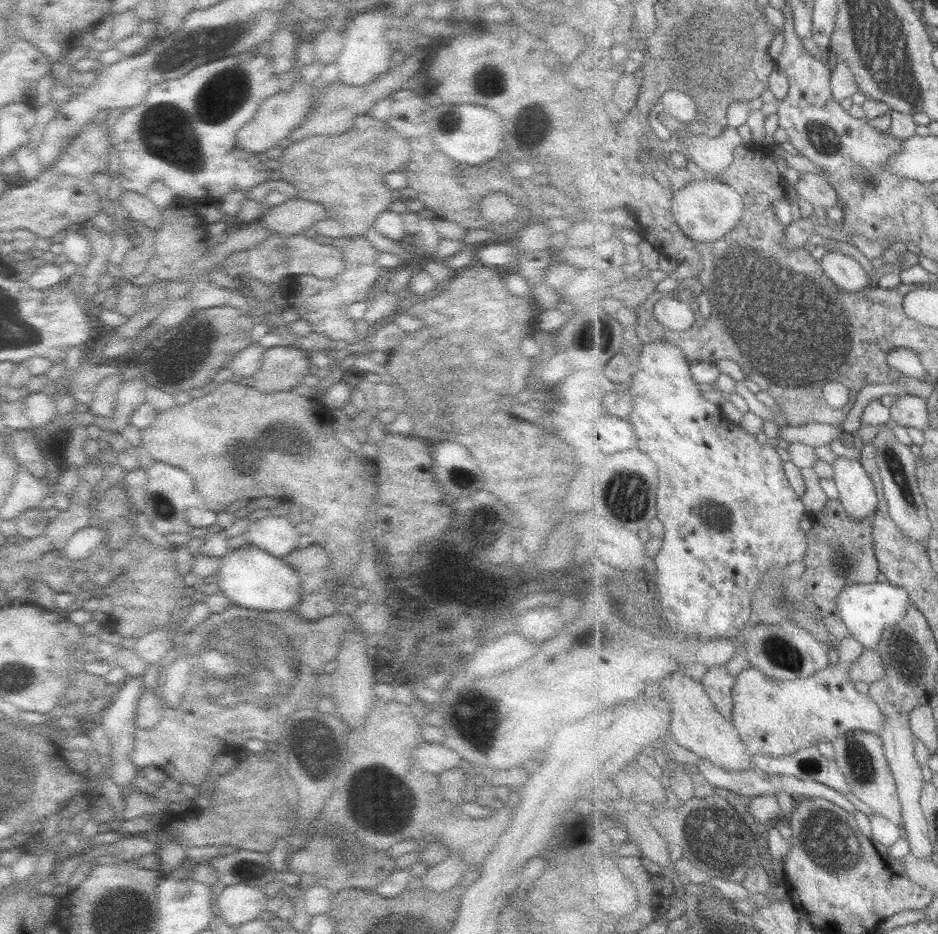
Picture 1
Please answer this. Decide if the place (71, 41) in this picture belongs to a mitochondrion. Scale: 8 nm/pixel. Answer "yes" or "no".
no

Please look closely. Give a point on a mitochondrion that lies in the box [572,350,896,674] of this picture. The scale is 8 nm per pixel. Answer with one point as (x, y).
(712, 513)

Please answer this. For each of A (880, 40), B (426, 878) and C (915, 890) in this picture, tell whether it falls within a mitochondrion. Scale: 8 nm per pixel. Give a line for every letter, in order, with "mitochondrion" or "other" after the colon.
A: mitochondrion
B: other
C: other

